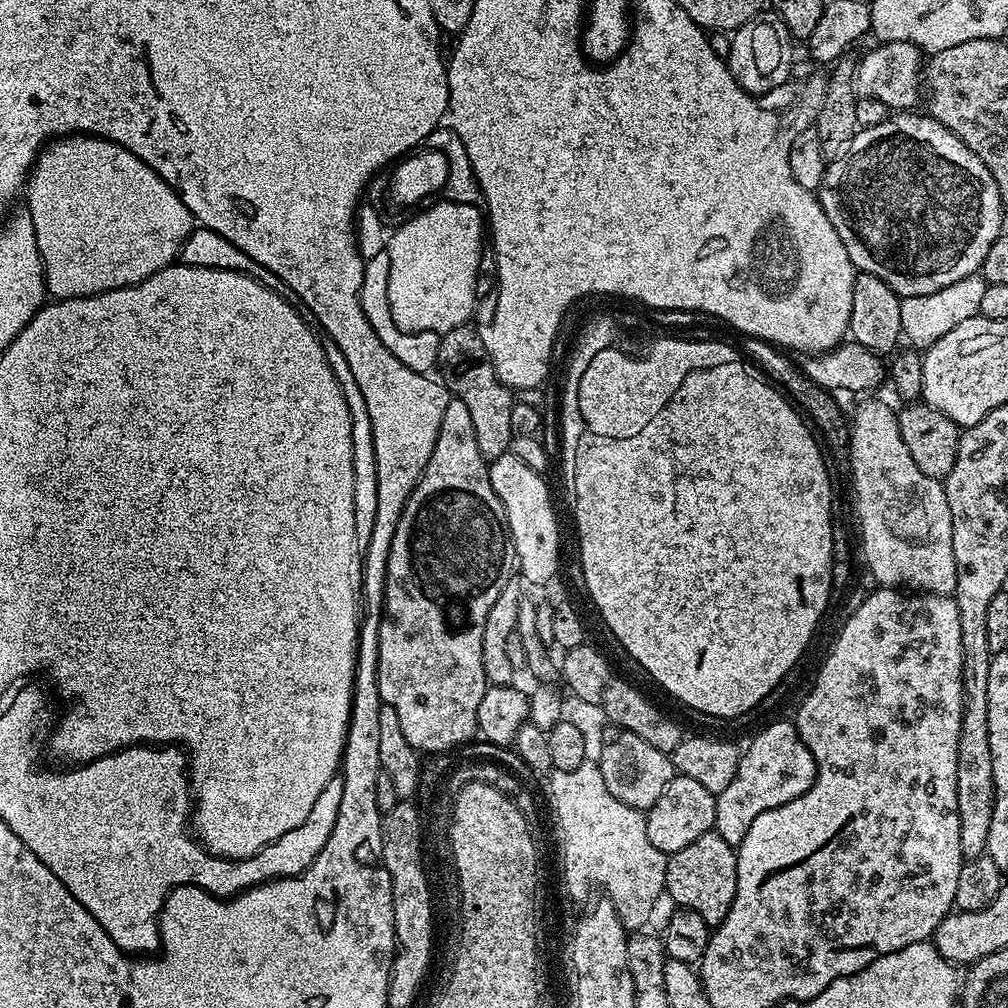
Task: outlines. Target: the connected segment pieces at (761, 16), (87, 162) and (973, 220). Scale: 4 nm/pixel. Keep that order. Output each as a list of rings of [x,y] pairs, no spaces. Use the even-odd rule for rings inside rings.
[[[761,10],[755,16],[750,17],[741,28],[731,33],[732,45],[726,51],[726,63],[730,74],[738,82],[742,90],[746,90],[752,96],[764,96],[770,90],[787,84],[792,76],[793,37],[788,35],[786,22],[777,12]]]
[[[73,134],[53,139],[45,144],[41,148],[31,172],[28,174],[26,196],[27,192],[28,204],[26,204],[26,210],[34,222],[34,238],[38,238],[38,250],[42,254],[42,262],[44,263],[44,287],[49,297],[58,300],[102,294],[103,292],[109,292],[115,288],[125,288],[150,278],[150,274],[168,267],[169,264],[179,257],[180,247],[186,242],[186,238],[192,233],[194,227],[190,210],[186,210],[180,195],[155,170],[150,166],[146,166],[146,162],[142,162],[142,158],[138,158],[133,152],[122,147],[121,144],[116,144],[112,140],[104,140],[100,136]]]
[[[904,110],[899,114],[889,115],[887,120],[878,126],[860,128],[856,137],[850,142],[850,146],[842,154],[842,158],[831,161],[824,169],[824,177],[818,189],[820,205],[824,207],[826,218],[830,218],[830,226],[838,230],[838,238],[842,238],[842,246],[846,246],[846,254],[850,254],[850,262],[856,267],[857,272],[869,272],[879,280],[885,280],[896,291],[896,295],[921,296],[922,294],[934,294],[934,290],[942,290],[942,286],[950,286],[950,282],[958,282],[958,278],[977,275],[984,267],[984,259],[990,251],[990,246],[1002,234],[1000,228],[1004,224],[1006,209],[1002,206],[1002,198],[998,194],[998,186],[986,170],[982,158],[966,146],[946,126],[939,124],[933,116],[921,114],[916,110]]]

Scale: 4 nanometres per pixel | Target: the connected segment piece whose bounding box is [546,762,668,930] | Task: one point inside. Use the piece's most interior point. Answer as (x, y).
(606, 842)

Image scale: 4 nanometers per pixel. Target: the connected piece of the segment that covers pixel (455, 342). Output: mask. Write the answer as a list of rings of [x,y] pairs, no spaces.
[[[470,327],[452,329],[441,335],[436,359],[438,376],[449,393],[464,403],[466,410],[470,410],[478,450],[484,455],[485,460],[491,462],[508,452],[514,435],[510,426],[510,410],[514,403],[514,397],[512,397],[514,392],[498,378],[492,361],[485,358],[483,339]]]

